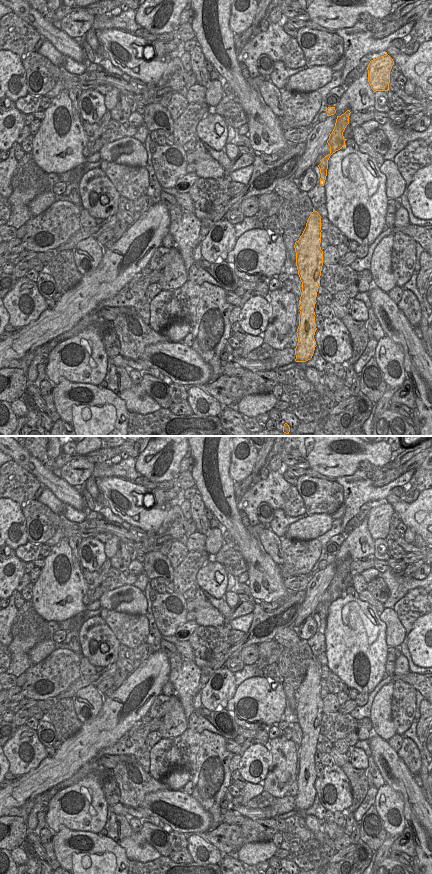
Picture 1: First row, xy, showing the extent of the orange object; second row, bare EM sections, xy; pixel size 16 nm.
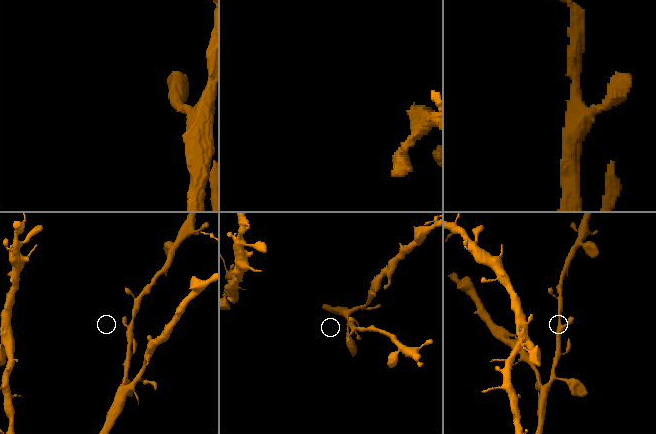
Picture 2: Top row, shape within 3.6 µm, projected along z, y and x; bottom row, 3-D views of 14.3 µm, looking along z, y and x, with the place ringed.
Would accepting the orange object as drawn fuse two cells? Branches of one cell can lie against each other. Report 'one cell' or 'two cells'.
one cell

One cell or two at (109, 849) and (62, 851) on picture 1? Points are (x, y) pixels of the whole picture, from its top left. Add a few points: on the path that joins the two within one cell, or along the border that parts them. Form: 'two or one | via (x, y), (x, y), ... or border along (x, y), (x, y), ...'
one | via (97, 850), (94, 850), (89, 855), (74, 852)

